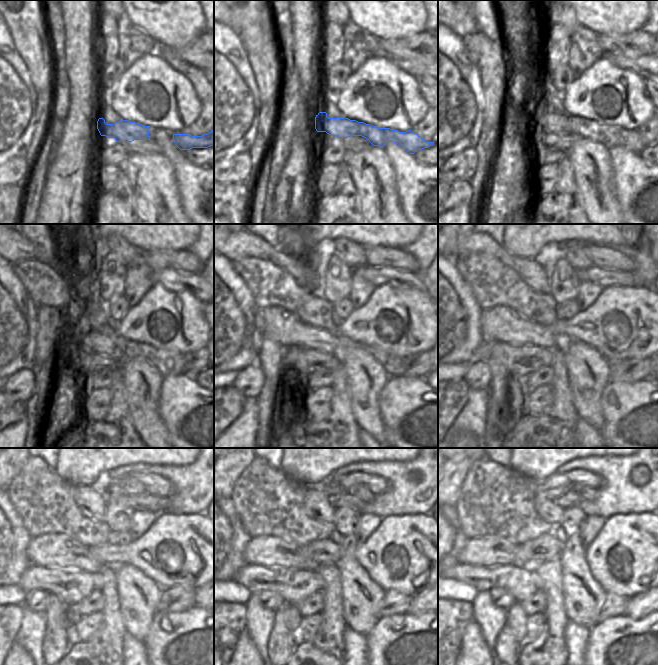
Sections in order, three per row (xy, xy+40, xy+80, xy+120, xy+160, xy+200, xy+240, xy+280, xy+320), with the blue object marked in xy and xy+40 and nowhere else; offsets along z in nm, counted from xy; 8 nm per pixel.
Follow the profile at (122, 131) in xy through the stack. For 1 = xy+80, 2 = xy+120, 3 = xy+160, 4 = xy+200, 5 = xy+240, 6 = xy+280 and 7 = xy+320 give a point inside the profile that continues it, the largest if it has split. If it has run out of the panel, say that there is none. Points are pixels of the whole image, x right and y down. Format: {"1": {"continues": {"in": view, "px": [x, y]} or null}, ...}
{"1": {"continues": {"in": "xy+80", "px": [609, 136]}}, "2": {"continues": {"in": "xy+120", "px": [69, 332]}}, "3": {"continues": {"in": "xy+160", "px": [274, 322]}}, "4": {"continues": {"in": "xy+200", "px": [501, 323]}}, "5": {"continues": {"in": "xy+240", "px": [59, 550]}}, "6": {"continues": {"in": "xy+280", "px": [263, 550]}}, "7": {"continues": {"in": "xy+320", "px": [485, 550]}}}

